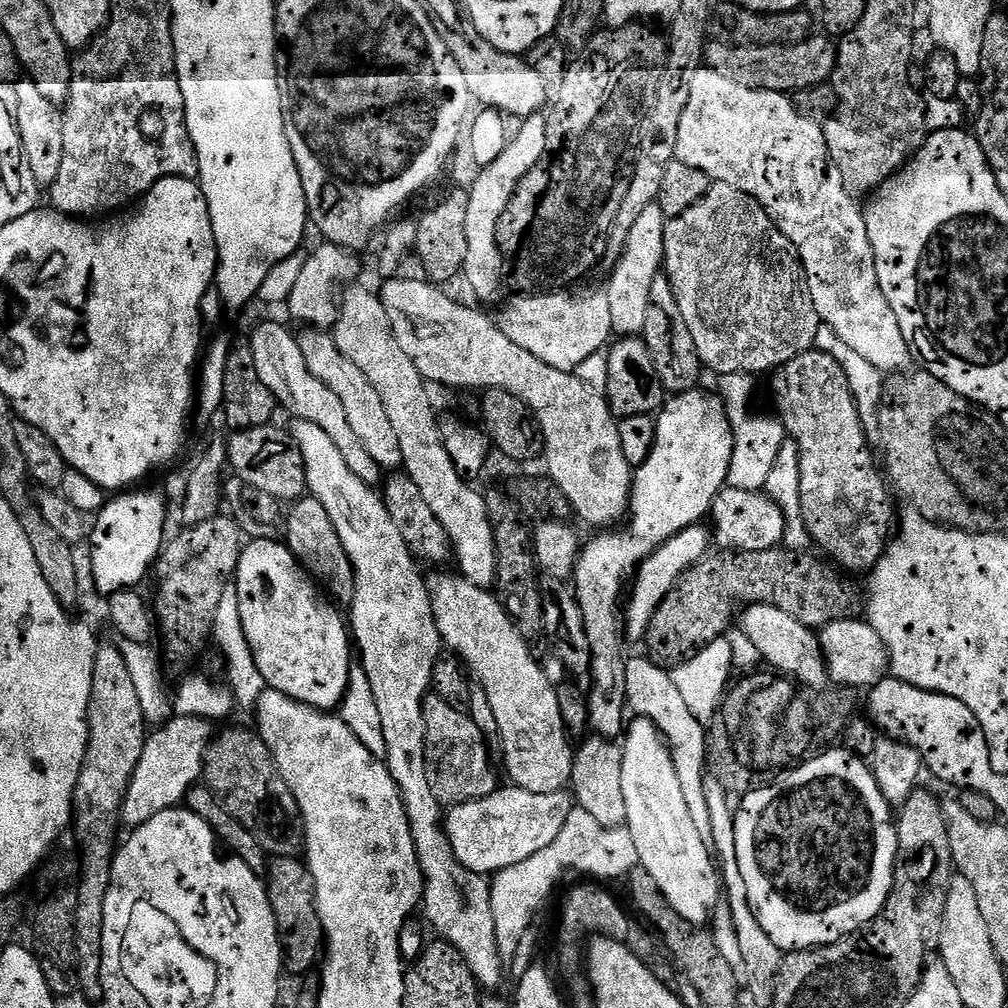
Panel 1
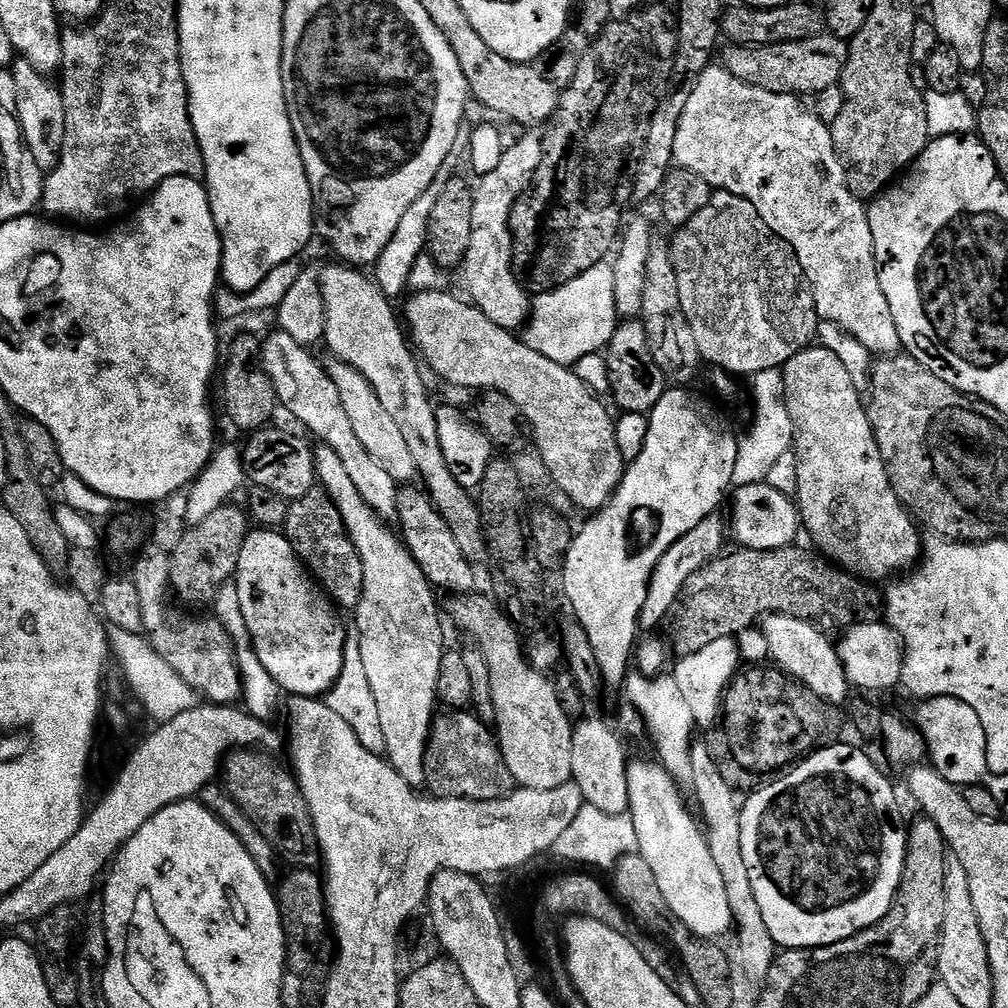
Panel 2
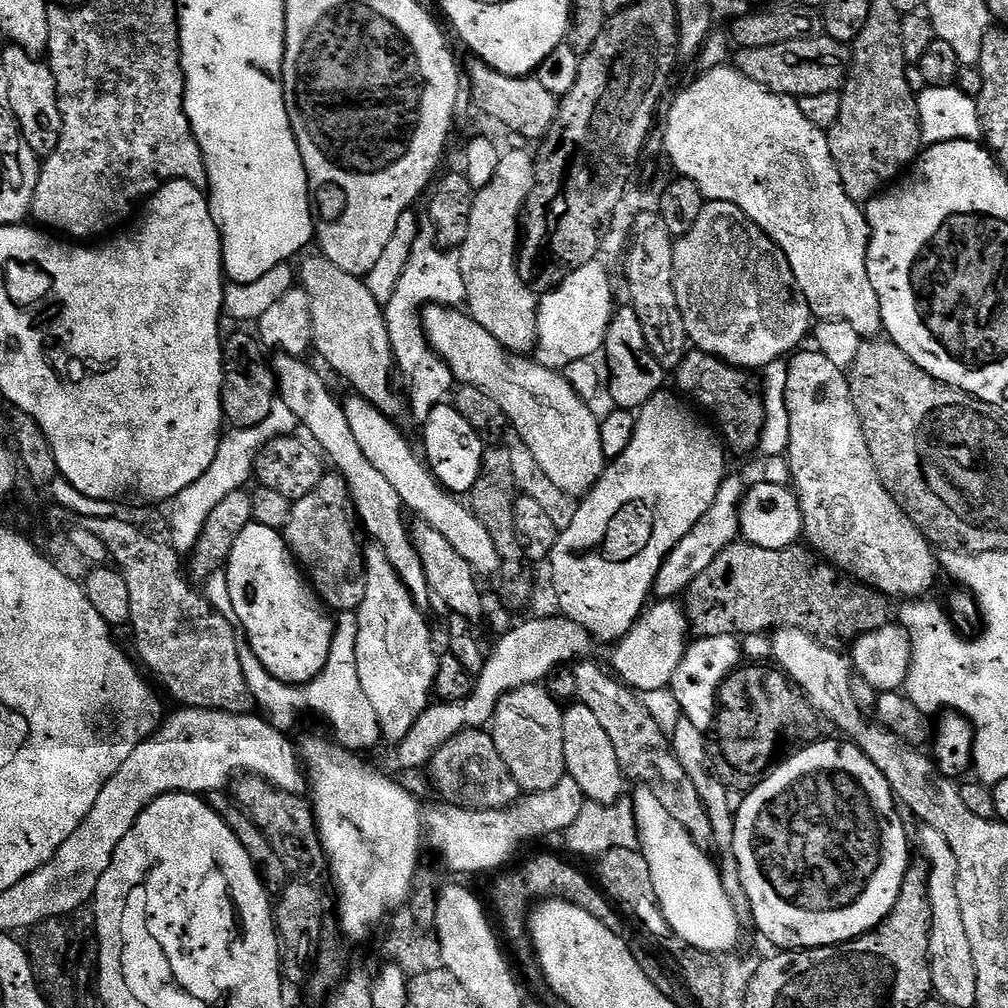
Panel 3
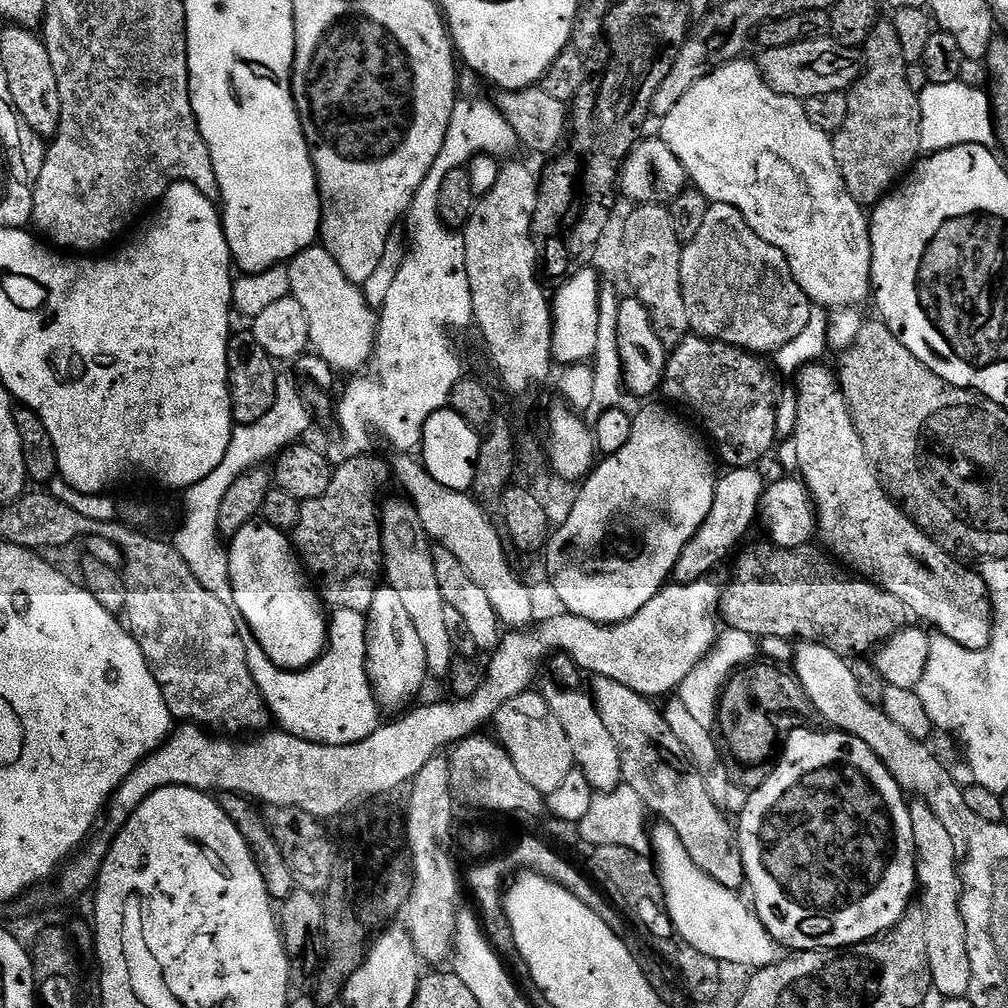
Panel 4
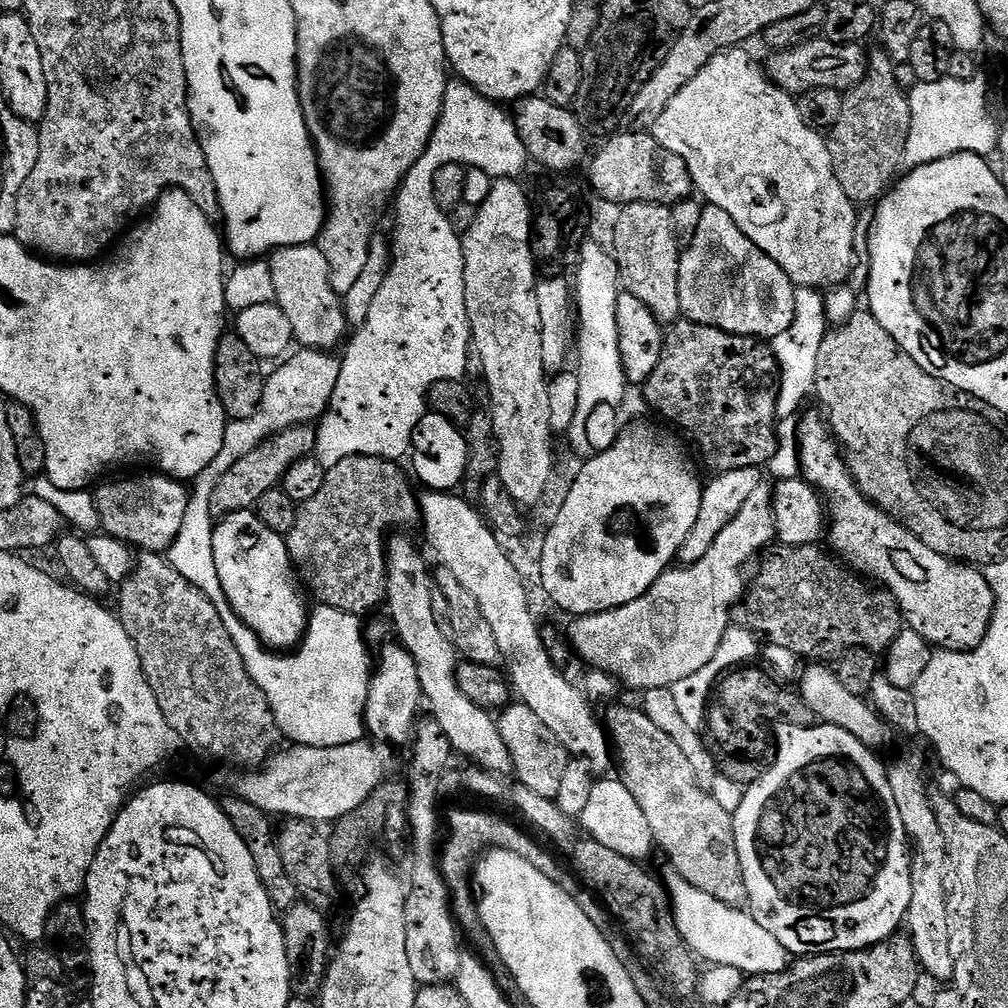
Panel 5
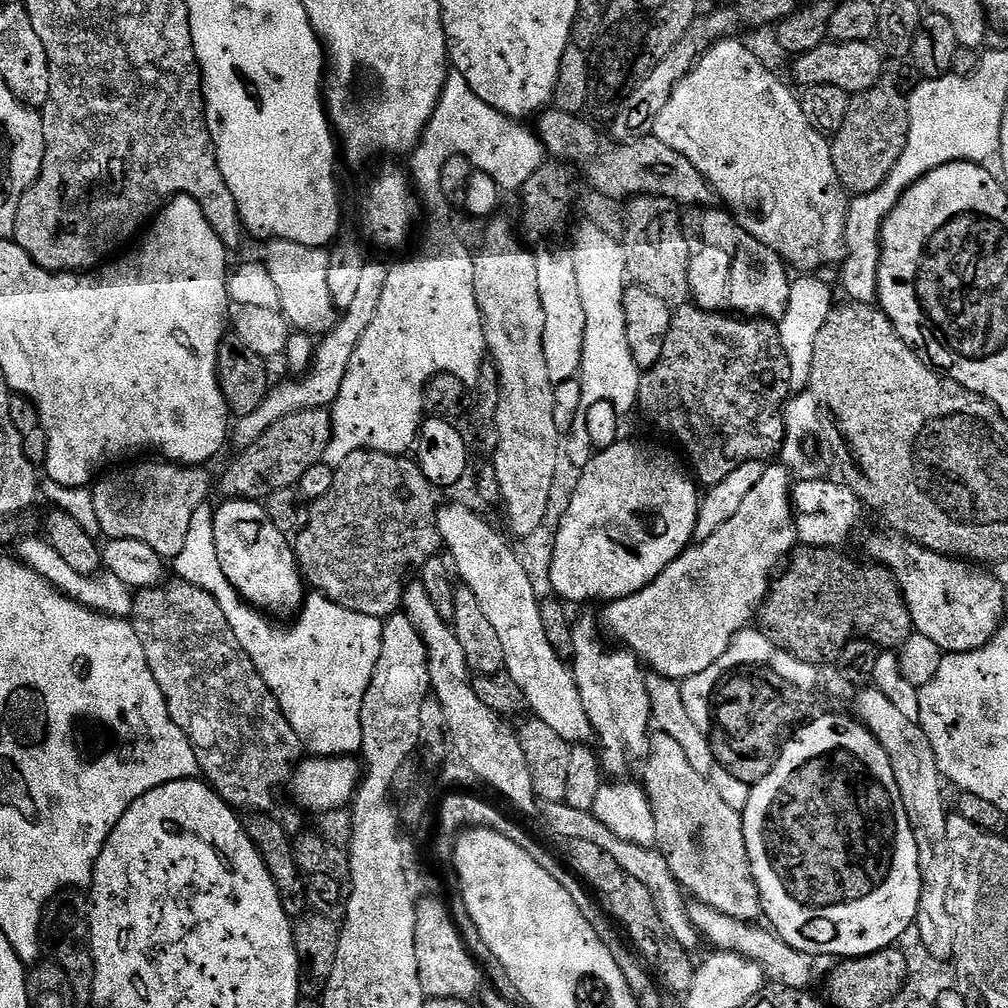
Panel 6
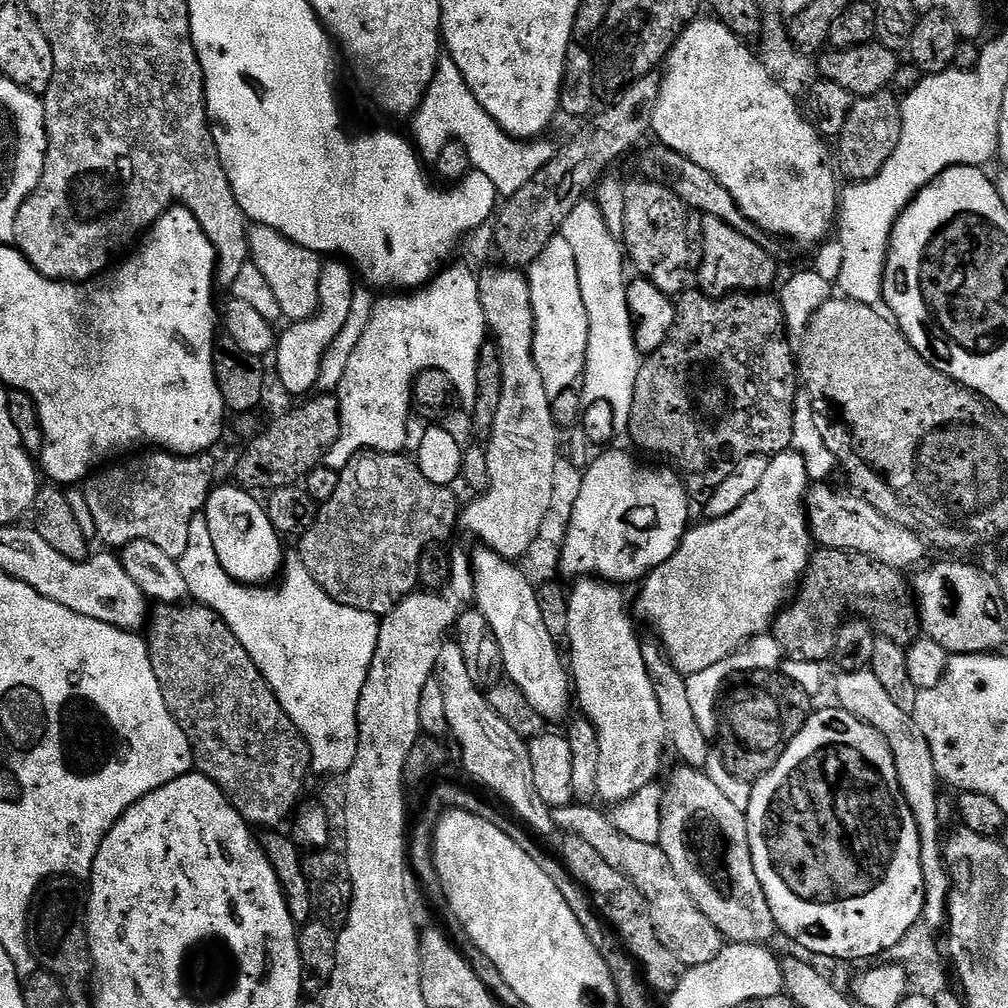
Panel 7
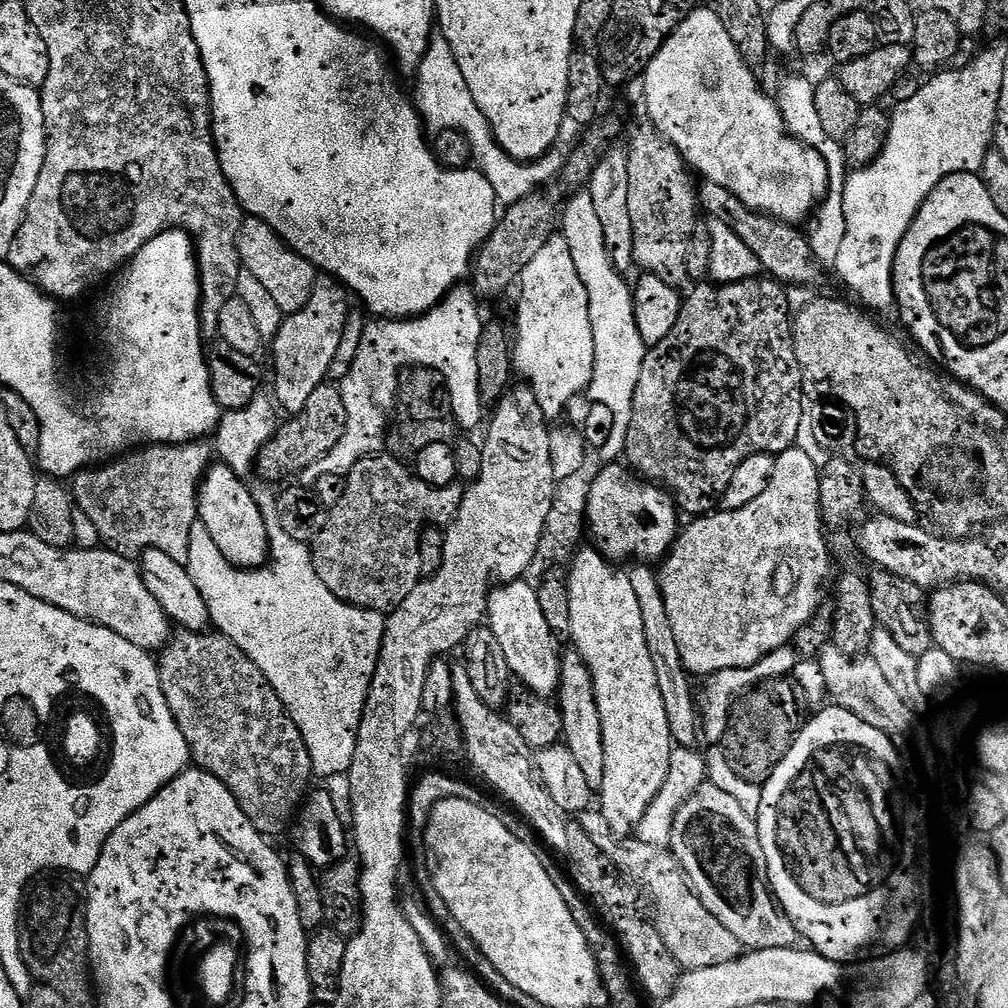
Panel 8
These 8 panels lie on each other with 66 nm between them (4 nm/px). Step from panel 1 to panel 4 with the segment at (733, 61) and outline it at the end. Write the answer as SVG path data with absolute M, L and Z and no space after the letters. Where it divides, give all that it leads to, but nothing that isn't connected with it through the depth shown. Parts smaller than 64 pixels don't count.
M831 38L765 48L759 54L760 76L766 83L778 94L792 96L801 102L814 98L814 94L848 92L862 73L862 60L857 49L848 48Z

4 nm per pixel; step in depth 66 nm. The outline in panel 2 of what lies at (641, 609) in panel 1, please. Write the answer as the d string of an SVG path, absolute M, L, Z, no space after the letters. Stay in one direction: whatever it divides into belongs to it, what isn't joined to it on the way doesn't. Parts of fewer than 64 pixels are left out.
M713 514L702 522L698 522L698 526L694 526L694 530L682 534L682 538L678 538L678 542L674 542L674 546L670 546L670 550L666 550L666 554L662 554L648 583L646 602L642 606L640 615L641 631L648 632L648 630L658 627L664 619L666 619L665 621L669 619L677 598L682 594L686 582L689 581L690 574L694 574L694 570L702 570L702 566L711 564L725 551L724 536L726 540L725 517L723 520L720 514Z

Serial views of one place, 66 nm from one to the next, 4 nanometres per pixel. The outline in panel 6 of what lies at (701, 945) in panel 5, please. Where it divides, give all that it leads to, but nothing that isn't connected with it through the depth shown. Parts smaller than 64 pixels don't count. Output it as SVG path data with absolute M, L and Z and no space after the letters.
M696 902L689 907L688 913L692 919L692 925L700 931L701 937L708 940L713 945L713 949L721 952L737 952L739 956L744 956L759 964L764 969L764 973L769 981L775 982L782 988L794 988L797 990L807 989L807 984L812 980L813 957L807 956L805 952L794 950L791 946L781 940L775 932L767 927L756 928L755 923L747 920L735 920L726 914L718 914L710 906Z

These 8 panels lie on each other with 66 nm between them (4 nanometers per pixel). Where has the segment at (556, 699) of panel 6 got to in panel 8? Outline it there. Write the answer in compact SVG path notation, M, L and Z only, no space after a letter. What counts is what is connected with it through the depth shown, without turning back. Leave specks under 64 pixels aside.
M523 579L493 587L488 594L486 624L491 628L494 638L498 638L498 646L509 673L515 679L517 676L520 679L517 681L537 696L551 697L559 687L560 671L554 656L552 660L554 633L550 626L546 626L546 618L542 618L542 606L538 606L536 588Z

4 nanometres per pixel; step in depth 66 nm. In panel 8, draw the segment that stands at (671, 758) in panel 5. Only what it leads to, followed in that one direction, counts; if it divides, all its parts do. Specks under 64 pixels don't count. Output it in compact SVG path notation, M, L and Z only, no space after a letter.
M705 782L677 809L668 843L702 906L738 938L741 946L748 950L770 950L790 948L797 943L795 926L780 911L758 867L756 822L747 807Z

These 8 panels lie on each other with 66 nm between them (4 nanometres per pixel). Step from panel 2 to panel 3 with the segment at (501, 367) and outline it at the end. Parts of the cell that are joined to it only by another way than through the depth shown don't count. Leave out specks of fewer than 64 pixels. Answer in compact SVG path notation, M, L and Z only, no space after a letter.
M429 304L422 319L428 345L450 366L453 377L461 385L481 388L498 402L510 424L520 424L524 432L532 432L530 451L554 487L577 498L587 495L603 476L608 457L601 442L598 416L563 373L527 355L509 352L486 326L459 307Z

